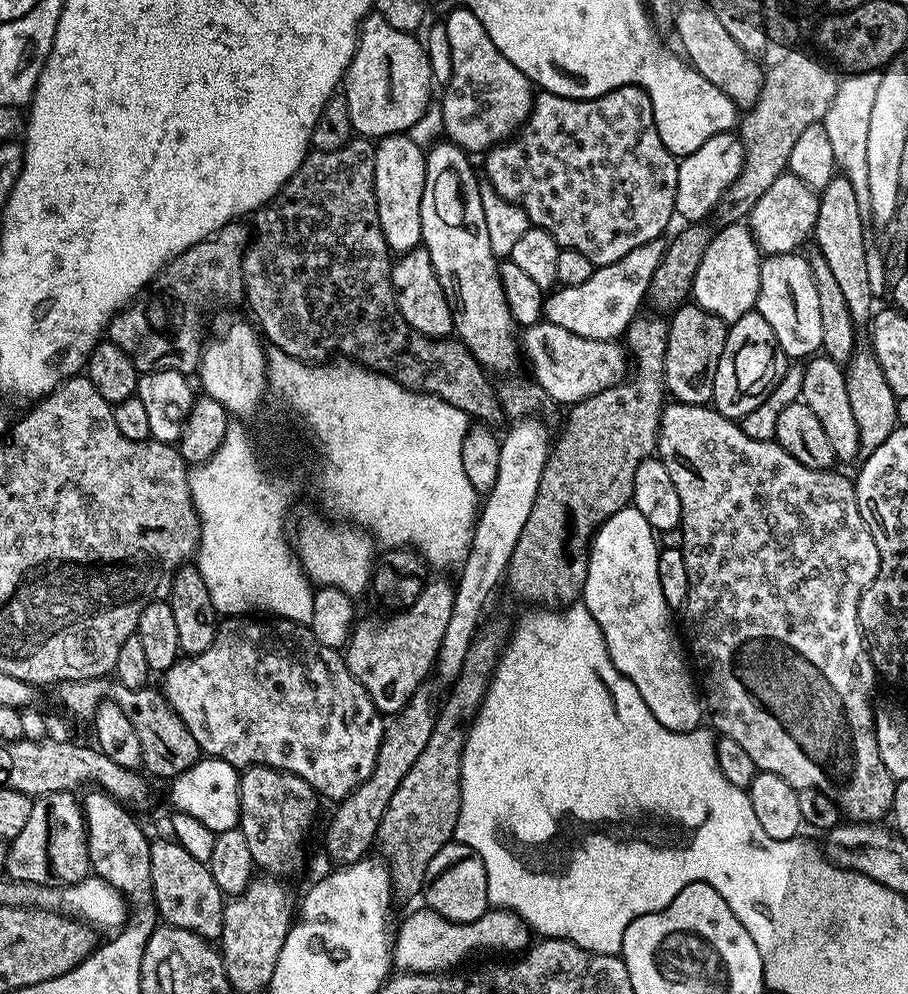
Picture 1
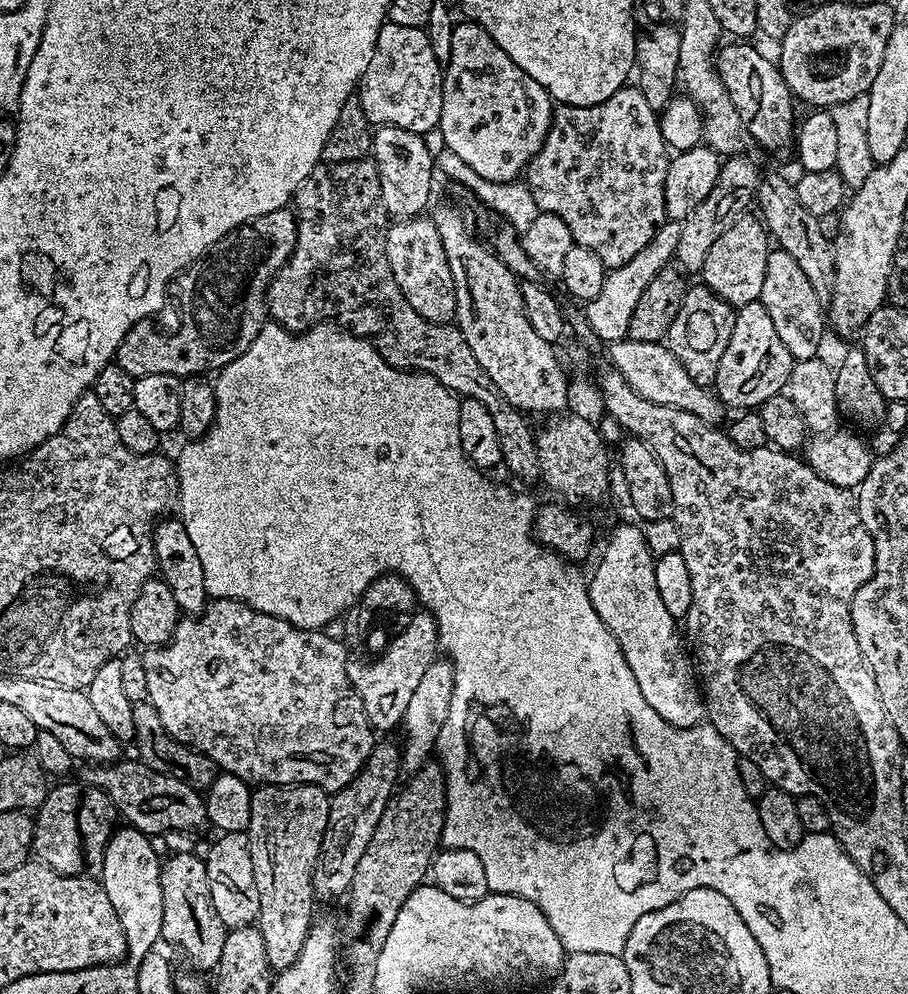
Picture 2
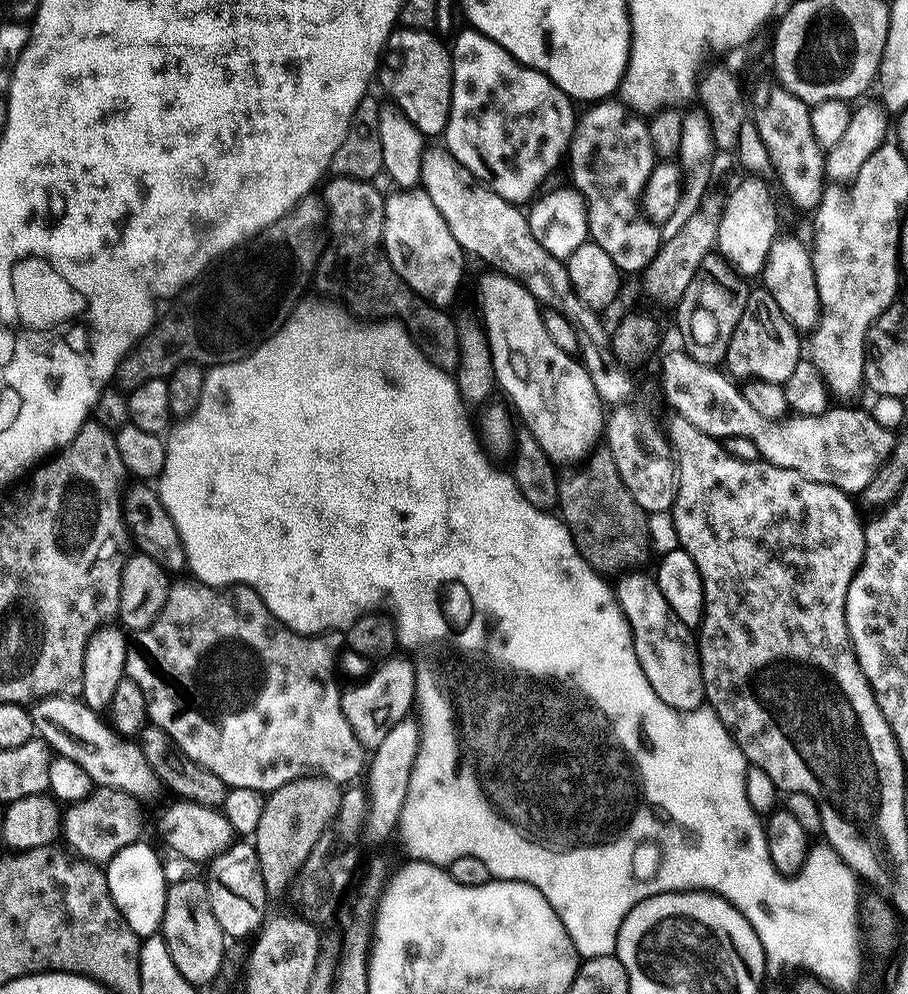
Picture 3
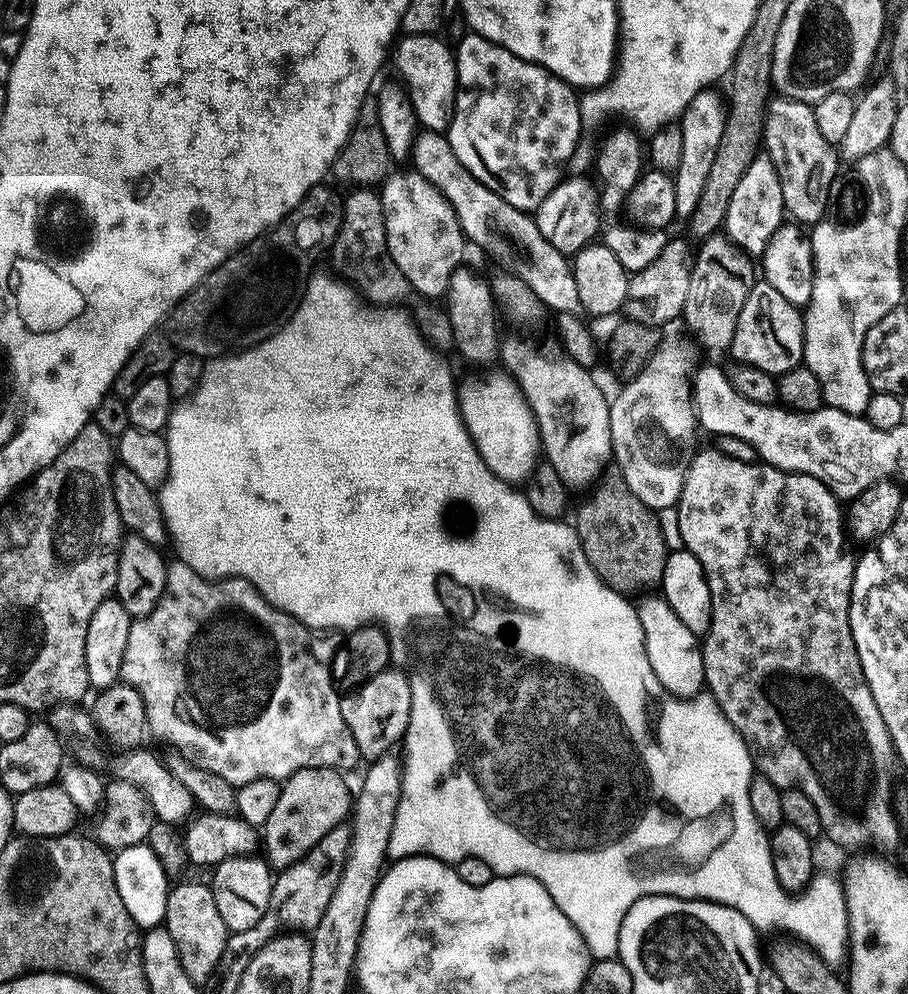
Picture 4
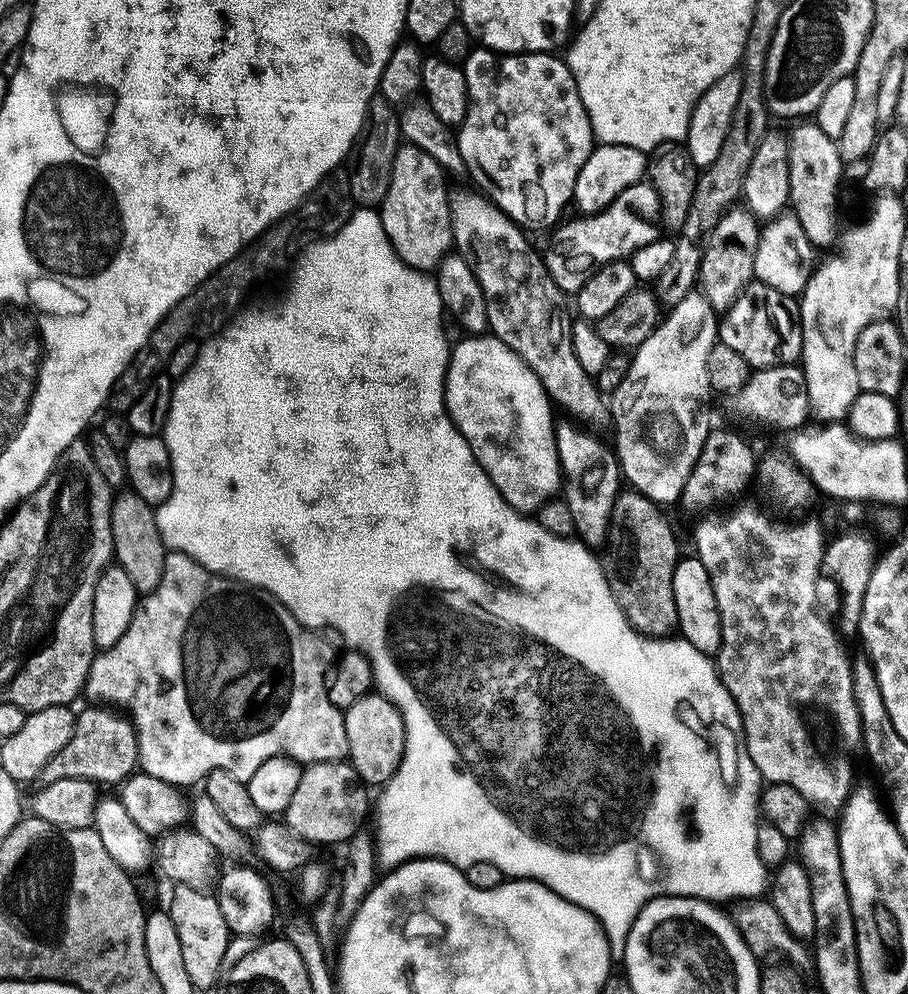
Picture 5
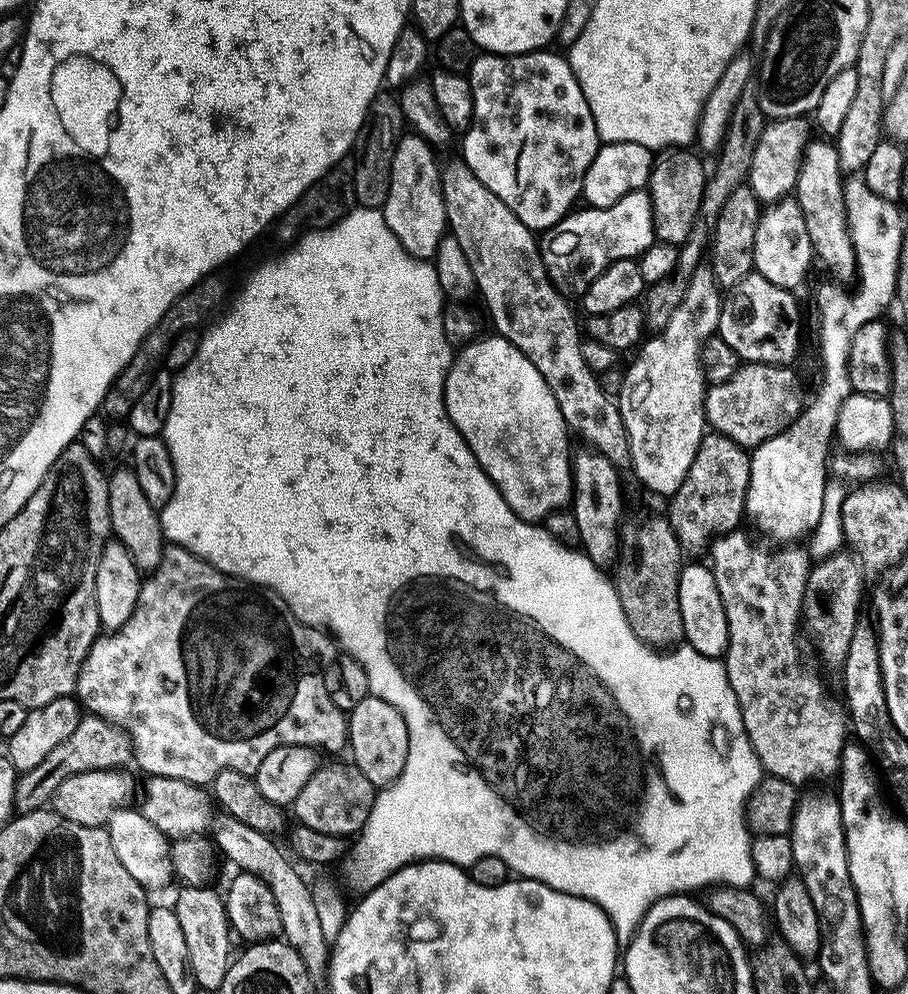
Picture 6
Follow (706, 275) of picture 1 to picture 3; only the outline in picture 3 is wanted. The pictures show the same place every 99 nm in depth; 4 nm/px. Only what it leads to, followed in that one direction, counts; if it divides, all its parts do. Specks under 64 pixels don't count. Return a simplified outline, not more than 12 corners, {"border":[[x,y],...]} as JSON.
{"border":[[763,179],[724,203],[715,251],[741,278],[759,277],[778,239]]}

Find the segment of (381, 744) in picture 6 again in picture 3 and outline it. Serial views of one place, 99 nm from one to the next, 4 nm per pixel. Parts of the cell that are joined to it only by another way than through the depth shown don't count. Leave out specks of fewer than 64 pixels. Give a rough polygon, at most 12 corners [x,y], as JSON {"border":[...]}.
{"border":[[400,654],[340,694],[358,742],[375,750],[411,713],[416,666]]}

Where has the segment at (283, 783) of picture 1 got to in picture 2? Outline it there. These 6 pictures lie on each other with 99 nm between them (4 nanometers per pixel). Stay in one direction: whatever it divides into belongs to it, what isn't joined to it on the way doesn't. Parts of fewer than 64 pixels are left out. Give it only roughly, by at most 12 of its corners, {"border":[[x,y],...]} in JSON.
{"border":[[317,784],[260,786],[246,833],[268,965],[312,929]]}

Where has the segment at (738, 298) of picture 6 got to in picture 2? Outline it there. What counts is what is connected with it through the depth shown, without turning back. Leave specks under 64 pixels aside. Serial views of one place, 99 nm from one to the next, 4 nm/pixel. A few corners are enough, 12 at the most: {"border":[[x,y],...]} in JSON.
{"border":[[759,300],[739,305],[714,381],[721,403],[756,410],[794,361]]}

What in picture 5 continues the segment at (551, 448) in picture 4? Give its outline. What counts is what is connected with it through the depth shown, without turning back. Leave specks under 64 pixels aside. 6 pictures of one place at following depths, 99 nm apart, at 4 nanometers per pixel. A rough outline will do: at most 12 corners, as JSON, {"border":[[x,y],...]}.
{"border":[[556,424],[562,498],[575,535],[596,550],[620,462],[594,433]]}

